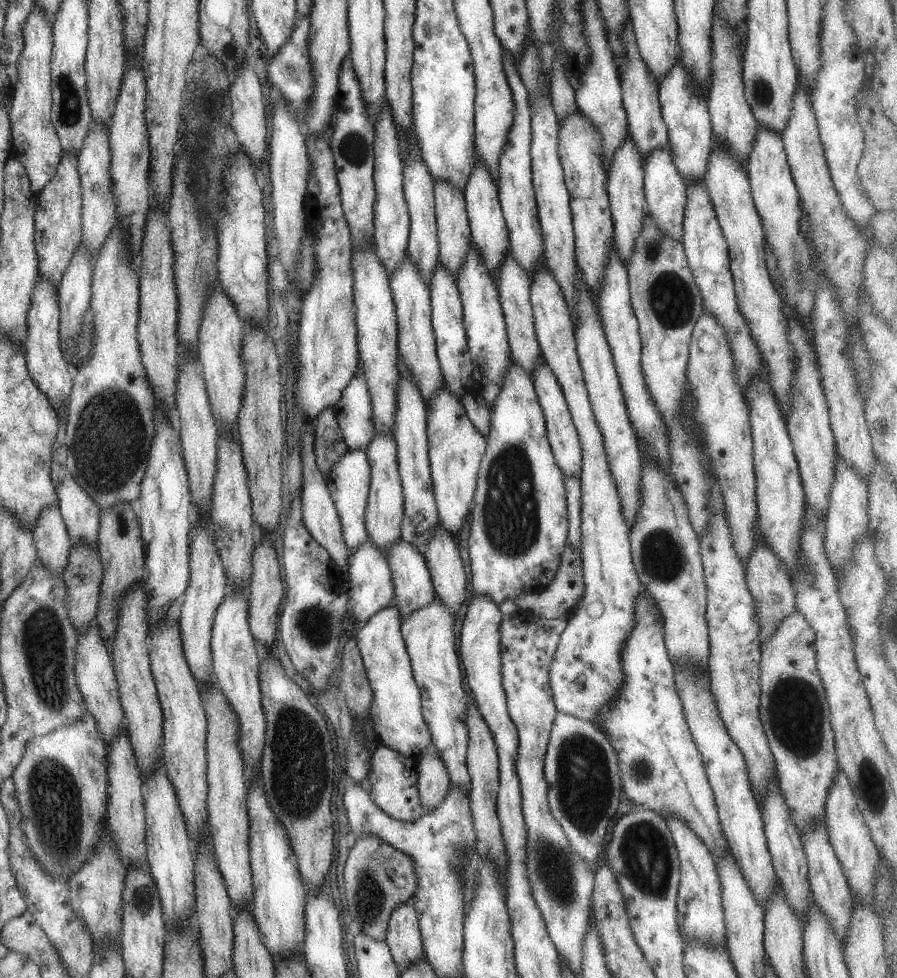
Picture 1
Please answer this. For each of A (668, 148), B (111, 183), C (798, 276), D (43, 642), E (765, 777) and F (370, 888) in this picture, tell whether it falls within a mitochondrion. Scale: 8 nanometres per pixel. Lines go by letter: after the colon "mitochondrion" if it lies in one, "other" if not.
A: other
B: other
C: mitochondrion
D: mitochondrion
E: other
F: mitochondrion

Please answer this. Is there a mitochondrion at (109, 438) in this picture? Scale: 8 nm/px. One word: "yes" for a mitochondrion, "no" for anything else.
yes

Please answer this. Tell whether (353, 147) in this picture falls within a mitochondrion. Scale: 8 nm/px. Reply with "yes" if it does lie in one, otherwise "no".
yes

